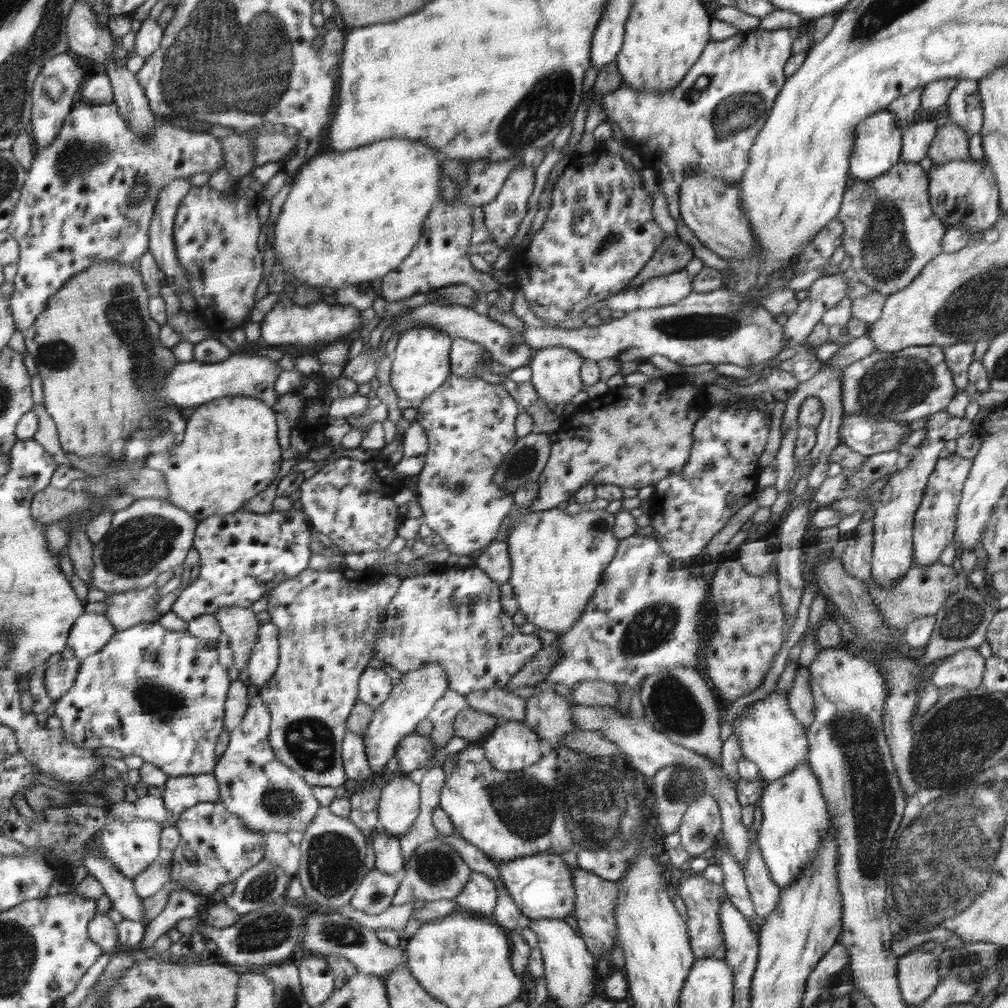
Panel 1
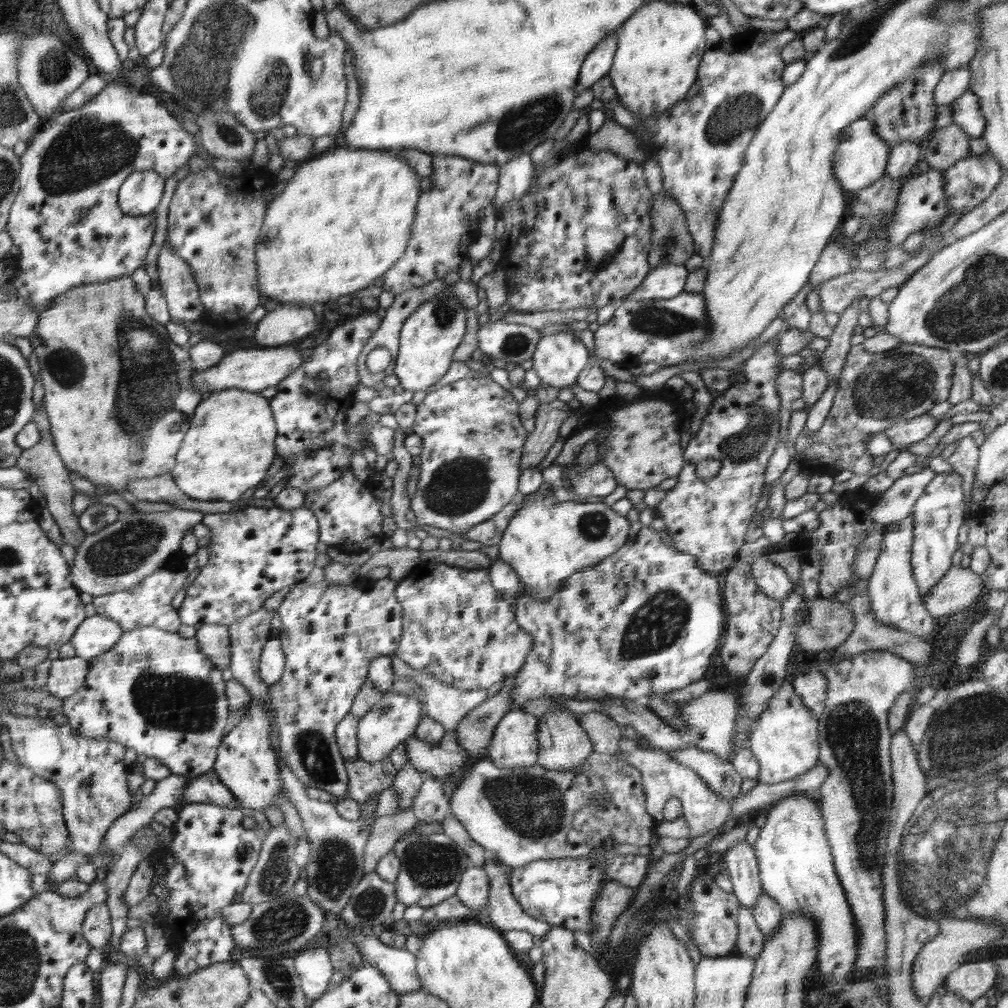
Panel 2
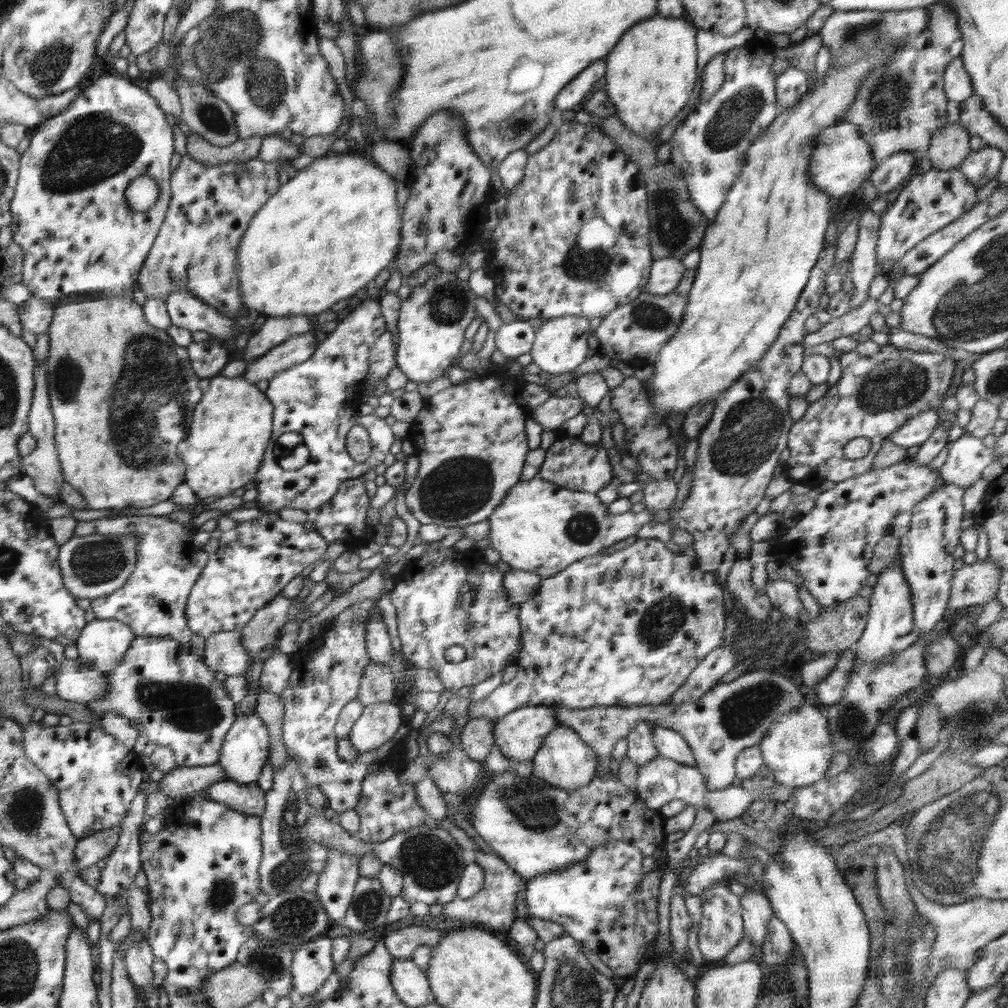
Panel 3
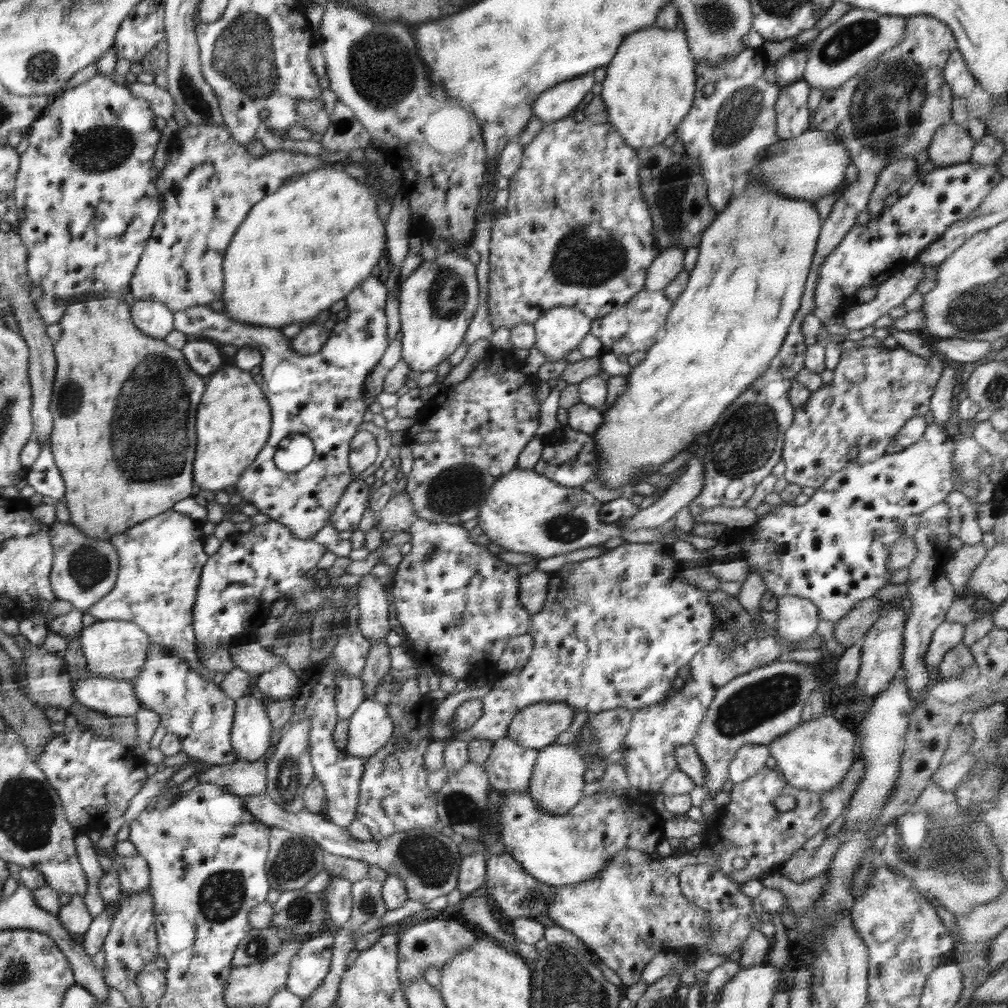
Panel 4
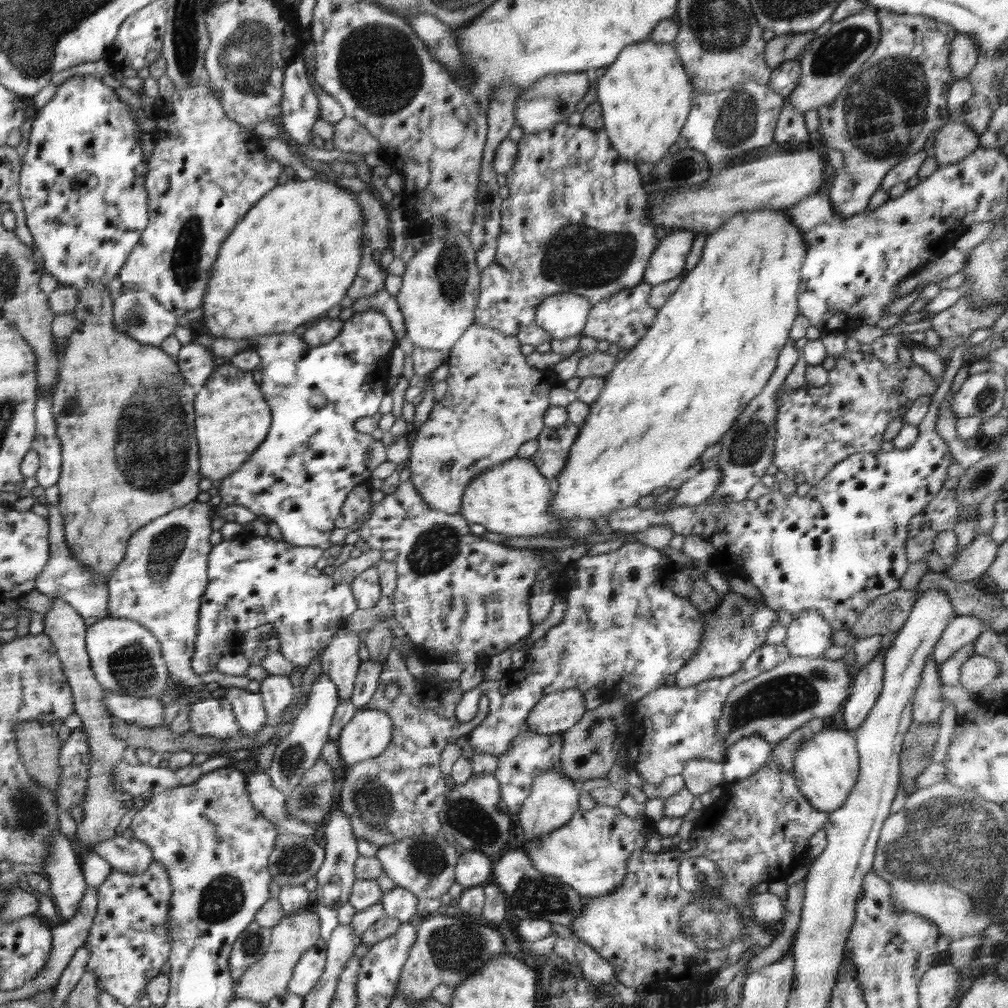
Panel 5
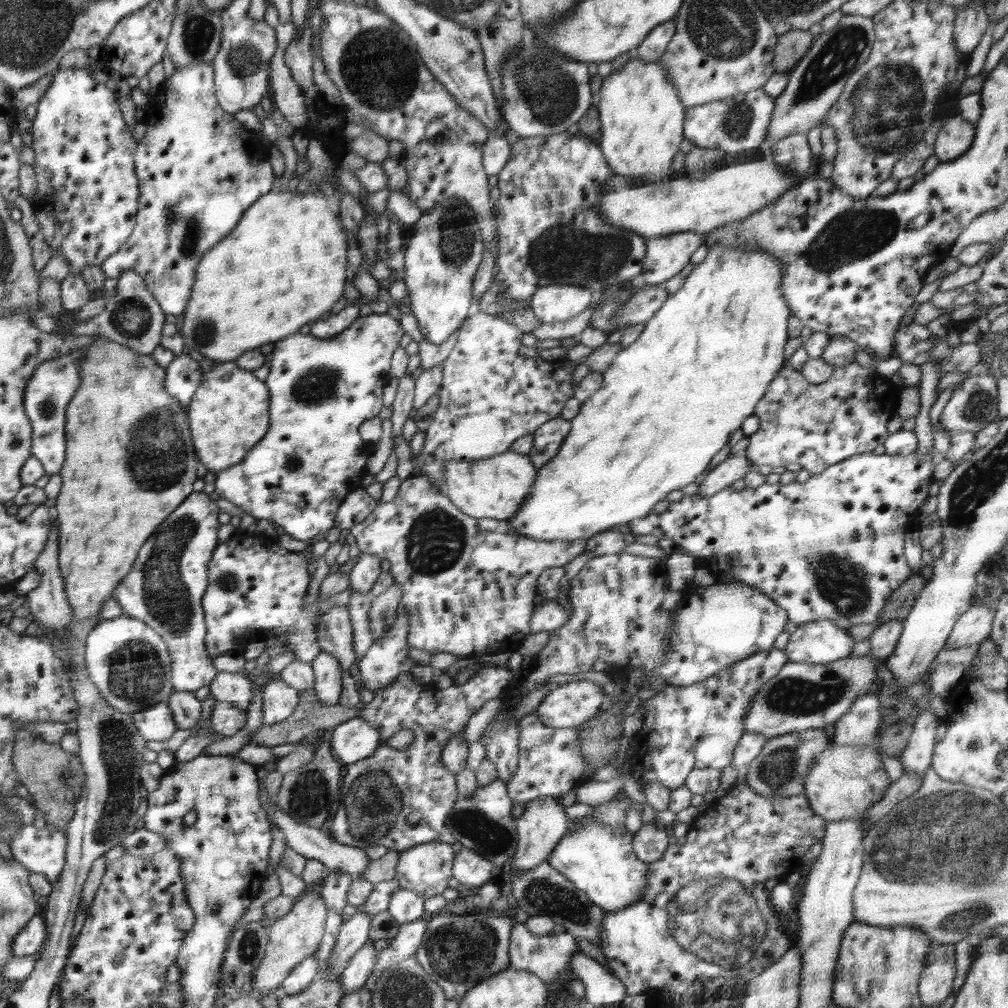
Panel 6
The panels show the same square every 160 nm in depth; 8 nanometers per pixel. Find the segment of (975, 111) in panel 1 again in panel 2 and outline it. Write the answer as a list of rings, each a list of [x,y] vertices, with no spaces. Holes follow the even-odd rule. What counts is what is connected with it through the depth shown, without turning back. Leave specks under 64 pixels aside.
[[[967,90],[959,96],[953,105],[953,123],[970,137],[981,137],[983,135],[986,119],[980,110],[978,96],[971,90]]]

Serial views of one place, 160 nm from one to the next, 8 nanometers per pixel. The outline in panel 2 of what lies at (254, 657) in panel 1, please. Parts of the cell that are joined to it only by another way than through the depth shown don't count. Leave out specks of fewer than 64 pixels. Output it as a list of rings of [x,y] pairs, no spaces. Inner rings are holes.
[[[273,633],[265,642],[261,656],[258,674],[260,680],[268,686],[276,685],[283,677],[287,656],[284,655],[282,637]]]

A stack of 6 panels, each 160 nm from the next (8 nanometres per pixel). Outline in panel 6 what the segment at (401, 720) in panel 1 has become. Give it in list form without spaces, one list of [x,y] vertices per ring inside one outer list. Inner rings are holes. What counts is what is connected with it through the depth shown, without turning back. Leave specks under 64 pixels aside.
[[[360,717],[342,722],[329,732],[333,756],[346,765],[372,756],[382,741],[380,728]]]

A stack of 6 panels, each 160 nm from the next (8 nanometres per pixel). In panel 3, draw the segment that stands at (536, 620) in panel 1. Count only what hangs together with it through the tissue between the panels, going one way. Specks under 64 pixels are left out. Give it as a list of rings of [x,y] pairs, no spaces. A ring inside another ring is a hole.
[[[540,476],[531,478],[530,480],[524,481],[522,478],[519,480],[518,484],[510,490],[510,493],[507,494],[506,498],[503,500],[502,504],[496,508],[495,512],[487,518],[487,521],[490,525],[489,539],[491,540],[490,546],[497,550],[500,553],[501,560],[507,562],[512,570],[520,569],[528,572],[535,572],[538,576],[541,576],[542,579],[548,577],[554,577],[555,574],[562,572],[564,569],[568,568],[573,562],[579,561],[580,559],[594,556],[595,554],[602,553],[604,548],[608,548],[620,540],[624,540],[632,534],[636,534],[645,524],[648,524],[653,520],[653,515],[658,509],[644,509],[641,512],[632,512],[626,511],[620,514],[610,514],[607,512],[607,504],[604,504],[597,495],[587,492],[580,492],[577,490],[568,490],[563,487],[559,487],[546,479],[543,479]]]

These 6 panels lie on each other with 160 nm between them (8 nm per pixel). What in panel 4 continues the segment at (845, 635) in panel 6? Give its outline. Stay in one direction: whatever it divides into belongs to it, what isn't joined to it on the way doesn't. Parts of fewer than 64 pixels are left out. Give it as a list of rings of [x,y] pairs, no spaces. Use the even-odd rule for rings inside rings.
[[[781,596],[777,599],[777,632],[788,643],[798,643],[816,634],[819,610],[808,599]]]

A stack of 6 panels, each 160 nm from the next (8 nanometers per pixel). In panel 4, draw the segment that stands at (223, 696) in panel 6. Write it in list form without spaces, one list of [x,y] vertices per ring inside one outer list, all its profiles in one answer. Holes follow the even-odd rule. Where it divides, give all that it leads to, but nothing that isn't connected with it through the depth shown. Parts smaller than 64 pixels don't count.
[[[253,696],[239,698],[231,730],[236,761],[254,762],[273,747],[273,727],[266,707],[267,703]]]

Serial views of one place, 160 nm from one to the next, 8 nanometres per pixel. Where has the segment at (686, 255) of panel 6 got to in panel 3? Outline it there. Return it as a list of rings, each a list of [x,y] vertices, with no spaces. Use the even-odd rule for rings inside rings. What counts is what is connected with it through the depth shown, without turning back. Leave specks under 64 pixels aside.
[[[674,257],[653,260],[649,281],[644,287],[644,291],[657,294],[657,296],[672,293],[682,280],[685,269],[681,259]]]

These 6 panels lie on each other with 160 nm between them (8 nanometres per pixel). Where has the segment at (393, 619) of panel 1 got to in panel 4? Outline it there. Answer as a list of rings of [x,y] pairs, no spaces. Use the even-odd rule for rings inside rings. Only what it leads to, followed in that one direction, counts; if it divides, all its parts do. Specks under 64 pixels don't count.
[[[405,491],[400,493],[394,493],[393,497],[381,508],[381,511],[376,514],[378,519],[376,520],[375,526],[379,528],[382,532],[386,530],[395,530],[397,533],[409,532],[411,536],[412,548],[408,554],[402,557],[399,562],[398,572],[393,574],[393,587],[392,595],[395,601],[398,622],[402,624],[402,628],[405,630],[407,644],[410,648],[408,651],[410,656],[416,660],[418,664],[423,666],[425,669],[432,667],[437,668],[446,676],[451,676],[452,678],[460,679],[470,679],[474,680],[474,677],[479,673],[483,673],[481,666],[485,662],[494,662],[497,664],[499,659],[503,655],[503,651],[506,649],[511,641],[511,638],[526,634],[531,628],[532,614],[526,609],[520,600],[520,578],[521,575],[516,569],[516,565],[511,565],[506,563],[504,560],[500,559],[495,553],[495,549],[488,547],[487,545],[474,544],[468,540],[468,532],[466,528],[462,528],[462,524],[458,523],[447,523],[439,522],[433,523],[428,519],[421,519],[417,517],[416,510],[413,509],[413,502],[409,497],[409,494]]]

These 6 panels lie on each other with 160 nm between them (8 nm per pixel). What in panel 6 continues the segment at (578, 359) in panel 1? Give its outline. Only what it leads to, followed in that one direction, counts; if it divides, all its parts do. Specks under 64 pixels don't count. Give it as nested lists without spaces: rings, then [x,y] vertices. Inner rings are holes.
[[[554,283],[536,289],[532,297],[532,314],[542,324],[570,321],[584,310],[590,309],[592,298],[590,289],[576,285]]]

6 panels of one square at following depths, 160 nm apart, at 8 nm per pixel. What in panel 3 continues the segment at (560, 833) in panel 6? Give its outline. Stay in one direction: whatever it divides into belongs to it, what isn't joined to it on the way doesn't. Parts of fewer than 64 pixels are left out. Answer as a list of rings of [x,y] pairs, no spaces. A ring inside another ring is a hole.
[[[559,724],[552,733],[547,734],[544,745],[530,761],[533,766],[532,776],[534,779],[546,781],[554,789],[562,789],[568,793],[574,793],[592,782],[599,766],[595,750],[579,737],[579,732],[563,724]]]

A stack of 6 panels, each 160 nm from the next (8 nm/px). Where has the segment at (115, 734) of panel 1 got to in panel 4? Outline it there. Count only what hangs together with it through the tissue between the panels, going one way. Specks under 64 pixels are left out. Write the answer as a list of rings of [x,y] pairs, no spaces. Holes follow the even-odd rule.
[[[151,644],[142,673],[131,683],[140,706],[158,714],[160,725],[166,728],[167,734],[178,734],[181,750],[188,756],[210,766],[237,760],[231,742],[237,702],[228,698],[220,686],[212,684],[212,680],[204,680],[184,659],[174,656],[172,649]]]

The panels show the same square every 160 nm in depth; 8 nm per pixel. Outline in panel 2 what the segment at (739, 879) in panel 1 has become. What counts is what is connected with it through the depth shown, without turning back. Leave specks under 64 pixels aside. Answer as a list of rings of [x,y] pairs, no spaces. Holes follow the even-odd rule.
[[[741,904],[740,908],[737,920],[739,934],[734,953],[756,959],[763,949],[766,938],[756,925],[753,911]]]

